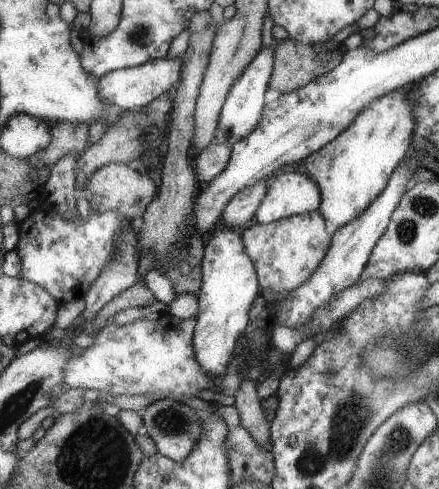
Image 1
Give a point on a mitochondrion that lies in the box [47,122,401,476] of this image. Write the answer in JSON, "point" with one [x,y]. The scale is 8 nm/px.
{"point":[172,421]}

